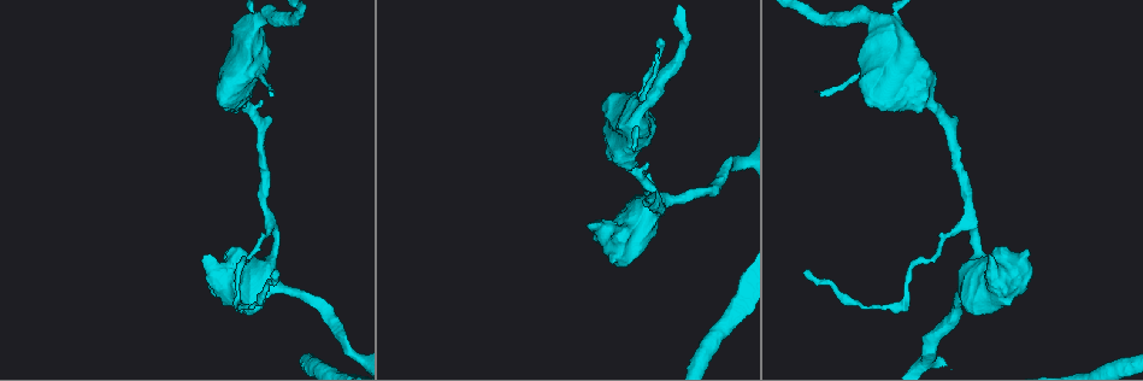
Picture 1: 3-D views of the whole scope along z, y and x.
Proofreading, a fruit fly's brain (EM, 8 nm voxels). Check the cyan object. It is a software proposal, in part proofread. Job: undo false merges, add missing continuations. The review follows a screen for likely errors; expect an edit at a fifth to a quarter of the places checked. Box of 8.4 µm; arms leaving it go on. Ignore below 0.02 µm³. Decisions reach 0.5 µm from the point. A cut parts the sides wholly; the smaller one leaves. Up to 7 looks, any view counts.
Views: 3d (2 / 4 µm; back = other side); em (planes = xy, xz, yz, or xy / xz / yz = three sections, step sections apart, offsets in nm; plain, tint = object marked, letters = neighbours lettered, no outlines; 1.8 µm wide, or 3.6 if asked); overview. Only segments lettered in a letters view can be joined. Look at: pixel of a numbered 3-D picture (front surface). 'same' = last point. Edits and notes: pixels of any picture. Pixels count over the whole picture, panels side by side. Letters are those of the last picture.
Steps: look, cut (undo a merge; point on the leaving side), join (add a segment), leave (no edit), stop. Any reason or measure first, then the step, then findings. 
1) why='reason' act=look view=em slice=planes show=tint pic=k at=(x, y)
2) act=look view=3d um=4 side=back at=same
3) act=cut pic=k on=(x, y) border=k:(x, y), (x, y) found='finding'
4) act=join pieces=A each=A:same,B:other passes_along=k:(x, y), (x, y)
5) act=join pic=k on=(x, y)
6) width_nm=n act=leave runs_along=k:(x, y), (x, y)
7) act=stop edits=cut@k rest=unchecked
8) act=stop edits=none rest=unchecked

why='calibre changes' act=look view=em um=3.6 slice=planes show=tint pic=1 at=(878, 25)

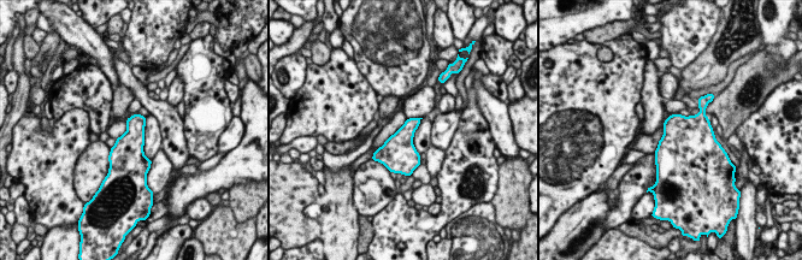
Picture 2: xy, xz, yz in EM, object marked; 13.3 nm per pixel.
why='see the neighbours' act=look view=em um=3.6 slice=planes show=letters at=same

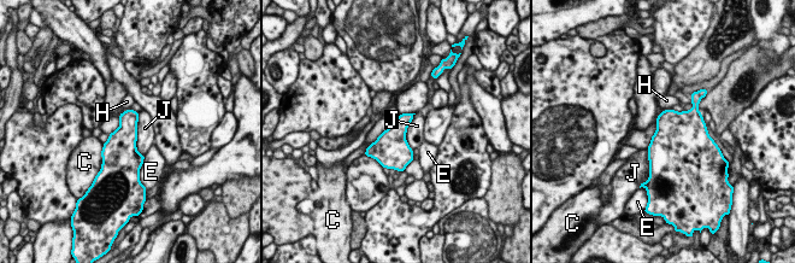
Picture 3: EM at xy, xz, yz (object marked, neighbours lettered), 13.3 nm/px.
act=leave each=C:other,E:other,H:other,J:other border=3:(139, 112), (136, 150), (142, 155) found='all the same neuron'

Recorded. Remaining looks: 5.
why='free end' act=look view=em slice=planes show=letters pic=1 at=(821, 96)

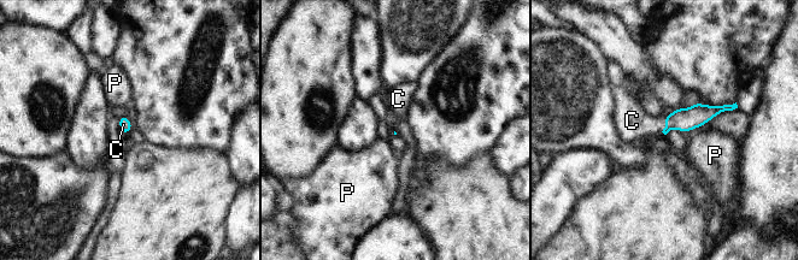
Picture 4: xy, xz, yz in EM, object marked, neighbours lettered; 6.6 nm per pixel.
act=join pieces=C each=C:same,P:other passes_along=4:(685, 119), (666, 124), (632, 120) found='the neuron continues'

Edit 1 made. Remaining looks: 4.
why='calibre changes' act=look view=3d um=4 side=back pic=1 at=(682, 200)

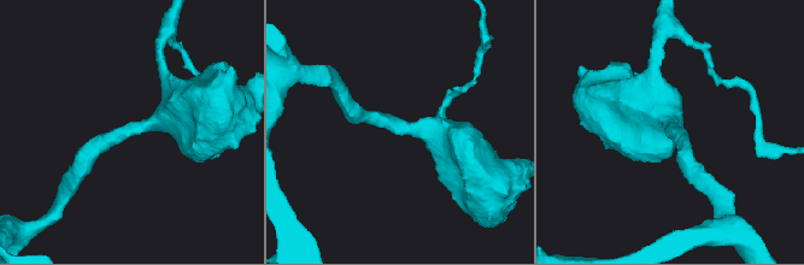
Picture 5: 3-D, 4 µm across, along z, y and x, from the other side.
act=look view=em slice=planes show=letters pic=5 at=(672, 126)

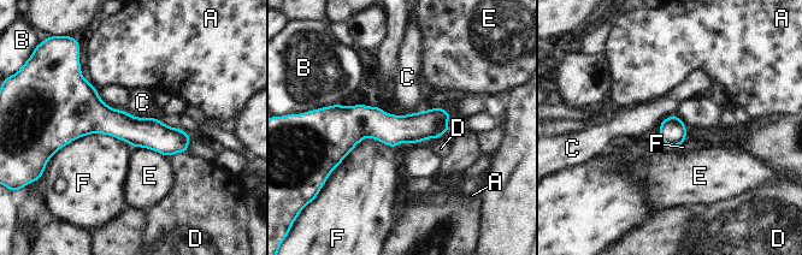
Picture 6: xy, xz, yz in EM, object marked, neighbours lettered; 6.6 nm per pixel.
width_nm=180 longest_contact=F:550nm act=leave each=A:other,B:other,C:other,D:other,E:other,F:other found='all the same neuron'

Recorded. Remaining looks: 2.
act=stop edits=join@4 rest=unchecked

